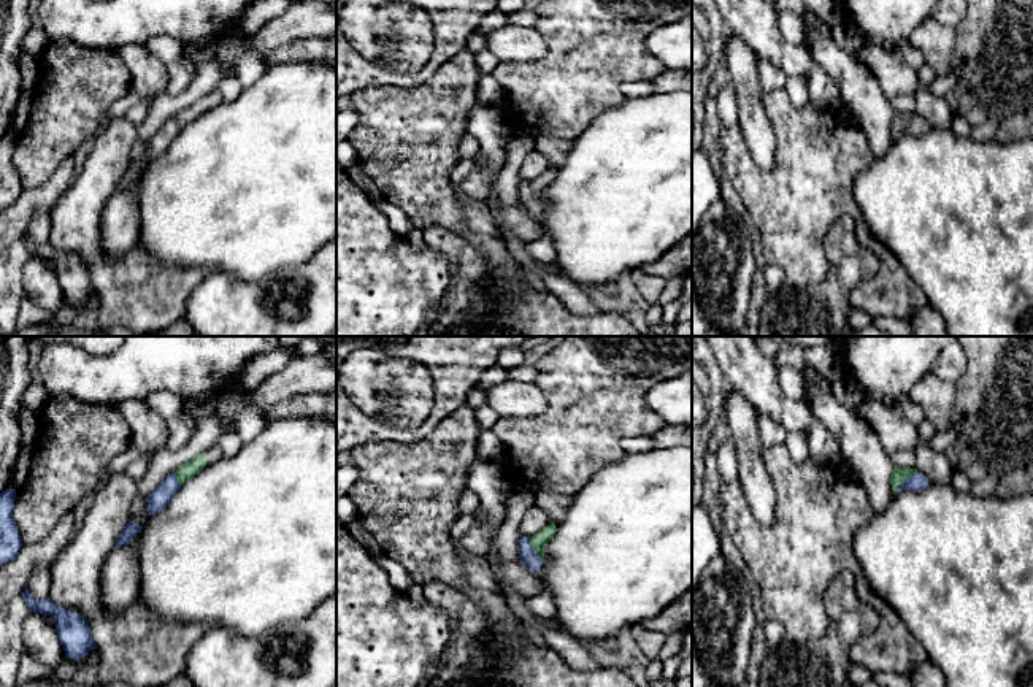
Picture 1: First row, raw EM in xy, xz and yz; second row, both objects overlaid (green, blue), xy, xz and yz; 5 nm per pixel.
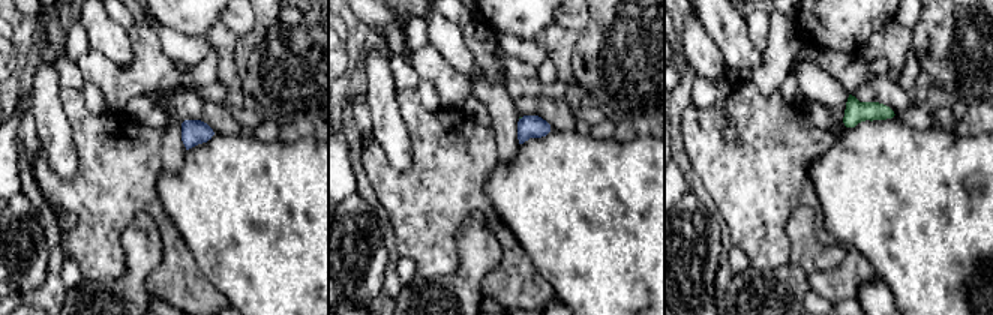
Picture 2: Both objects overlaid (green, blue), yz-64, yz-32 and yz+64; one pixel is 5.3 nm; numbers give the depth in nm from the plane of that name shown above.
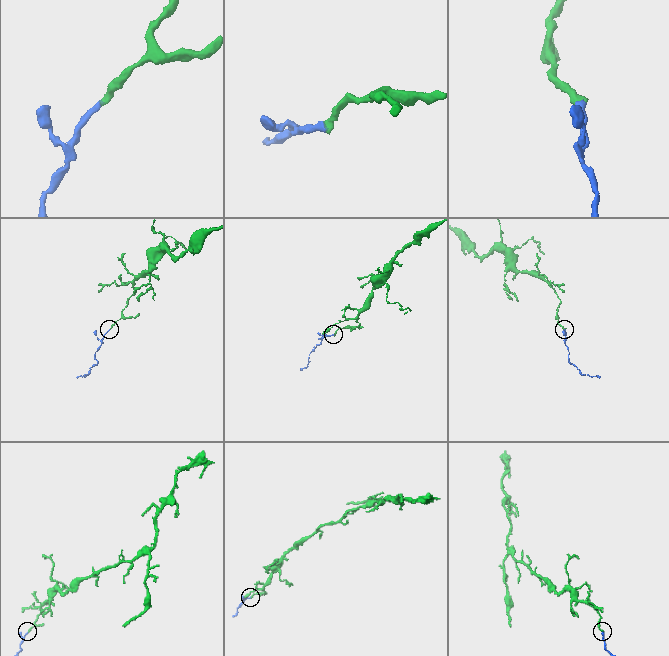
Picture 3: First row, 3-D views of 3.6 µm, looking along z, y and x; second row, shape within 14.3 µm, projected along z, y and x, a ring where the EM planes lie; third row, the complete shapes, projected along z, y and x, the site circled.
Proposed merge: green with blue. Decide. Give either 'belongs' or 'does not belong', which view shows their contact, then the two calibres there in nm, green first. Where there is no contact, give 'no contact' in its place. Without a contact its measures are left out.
belongs | yz | 80/90 nm

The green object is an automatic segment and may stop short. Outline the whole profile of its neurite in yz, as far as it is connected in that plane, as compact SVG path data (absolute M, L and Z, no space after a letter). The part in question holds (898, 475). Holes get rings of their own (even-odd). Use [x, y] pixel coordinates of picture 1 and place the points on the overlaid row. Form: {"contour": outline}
{"contour": "M895 466L890 476L890 486L893 492L901 490L924 490L928 486L928 479L917 468Z"}

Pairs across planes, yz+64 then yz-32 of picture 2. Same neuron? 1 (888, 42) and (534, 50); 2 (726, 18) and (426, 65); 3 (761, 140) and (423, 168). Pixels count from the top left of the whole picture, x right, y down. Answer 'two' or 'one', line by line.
1: two
2: one
3: one

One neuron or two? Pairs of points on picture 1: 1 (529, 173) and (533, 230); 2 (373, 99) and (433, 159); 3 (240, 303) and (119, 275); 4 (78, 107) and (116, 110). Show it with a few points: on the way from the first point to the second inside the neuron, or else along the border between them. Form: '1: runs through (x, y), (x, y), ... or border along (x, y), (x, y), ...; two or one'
1: border along (533, 148), (522, 162), (521, 180); two
2: runs through (387, 113), (419, 145); one
3: border along (216, 272), (210, 273), (191, 294), (183, 316); two
4: border along (129, 91), (111, 105), (105, 118); two

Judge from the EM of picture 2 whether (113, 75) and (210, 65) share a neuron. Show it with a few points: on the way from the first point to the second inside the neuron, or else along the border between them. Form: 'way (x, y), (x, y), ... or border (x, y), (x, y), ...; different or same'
way (137, 78), (186, 78); same

